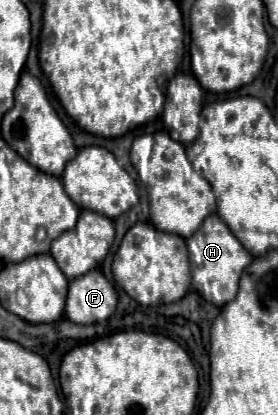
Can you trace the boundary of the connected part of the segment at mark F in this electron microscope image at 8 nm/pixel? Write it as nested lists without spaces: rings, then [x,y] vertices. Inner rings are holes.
[[[99,269],[87,271],[83,277],[69,281],[65,317],[73,323],[89,325],[105,321],[117,307],[115,287]]]

